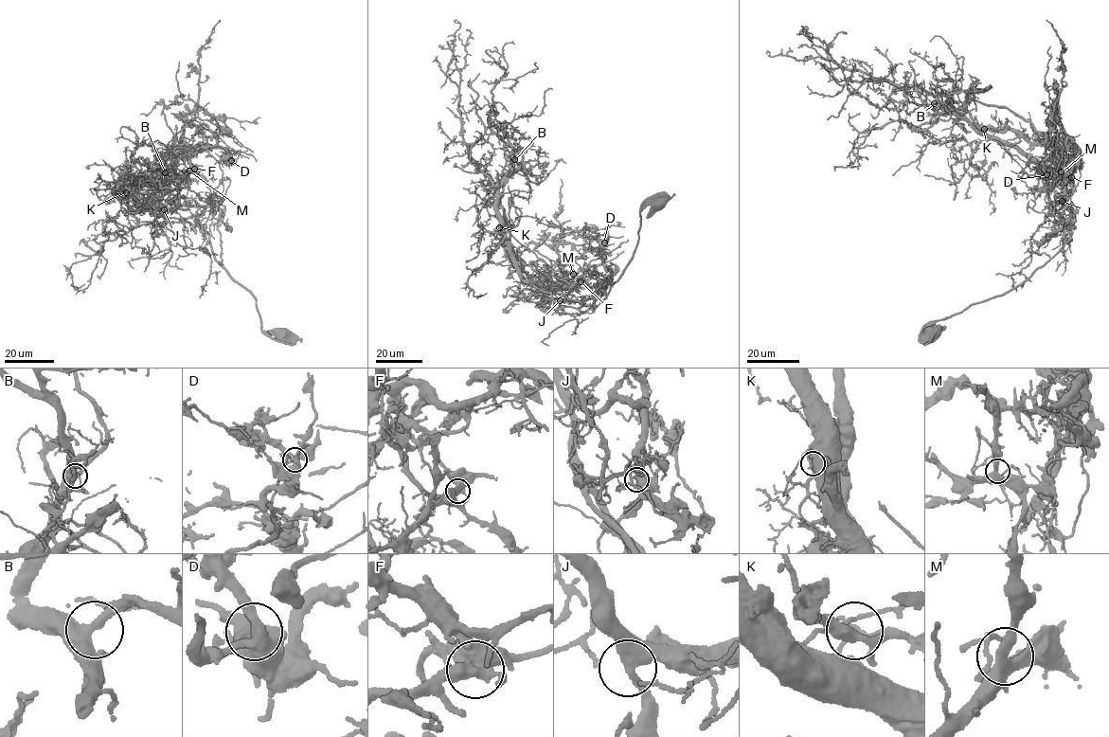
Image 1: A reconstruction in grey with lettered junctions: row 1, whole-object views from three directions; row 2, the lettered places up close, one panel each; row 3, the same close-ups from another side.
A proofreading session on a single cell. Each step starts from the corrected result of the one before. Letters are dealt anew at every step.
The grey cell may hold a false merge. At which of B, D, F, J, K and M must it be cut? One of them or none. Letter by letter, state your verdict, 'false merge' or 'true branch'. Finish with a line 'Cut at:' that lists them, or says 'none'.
B: true branch
D: true branch
F: false merge
J: true branch
K: true branch
M: true branch
Cut at: F

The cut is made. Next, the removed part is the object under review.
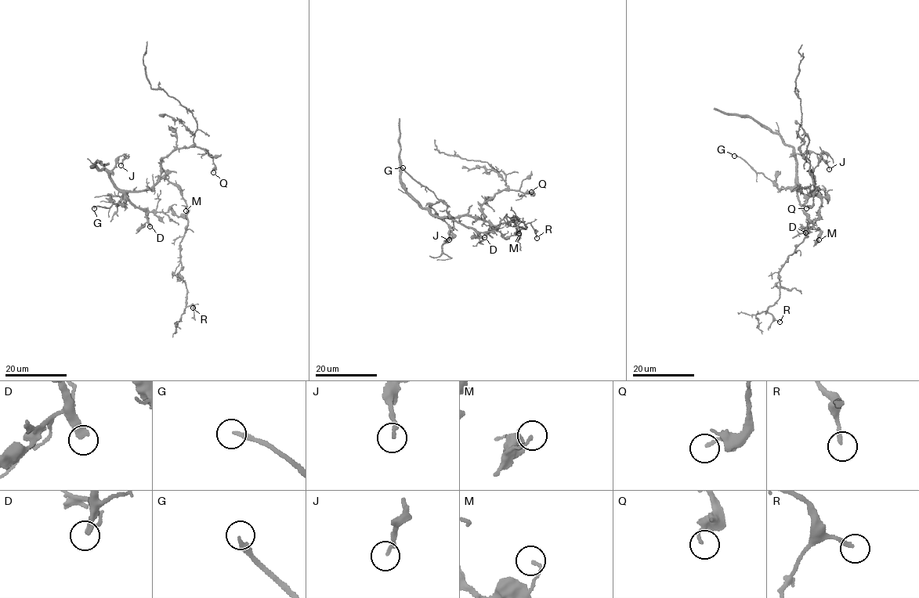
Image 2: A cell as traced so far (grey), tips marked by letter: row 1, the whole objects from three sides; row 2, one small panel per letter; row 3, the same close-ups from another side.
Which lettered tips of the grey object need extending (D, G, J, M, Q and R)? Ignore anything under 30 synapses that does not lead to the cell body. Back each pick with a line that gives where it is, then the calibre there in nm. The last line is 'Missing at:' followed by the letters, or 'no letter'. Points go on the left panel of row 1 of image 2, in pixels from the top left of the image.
D: at (150, 226); 320 nm thick
G: at (94, 208); 190 nm thick
Missing at: D, G

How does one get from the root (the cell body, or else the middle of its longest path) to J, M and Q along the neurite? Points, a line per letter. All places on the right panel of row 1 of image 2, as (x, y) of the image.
J: (814, 185), (814, 192), (811, 194), (801, 192), (796, 181), (795, 154), (819, 154), (829, 169)
M: (814, 185), (811, 194), (802, 192), (797, 184), (796, 188), (809, 227), (819, 232), (816, 243), (819, 239)
Q: (814, 185), (814, 175), (811, 171), (815, 190), (812, 204), (806, 208)

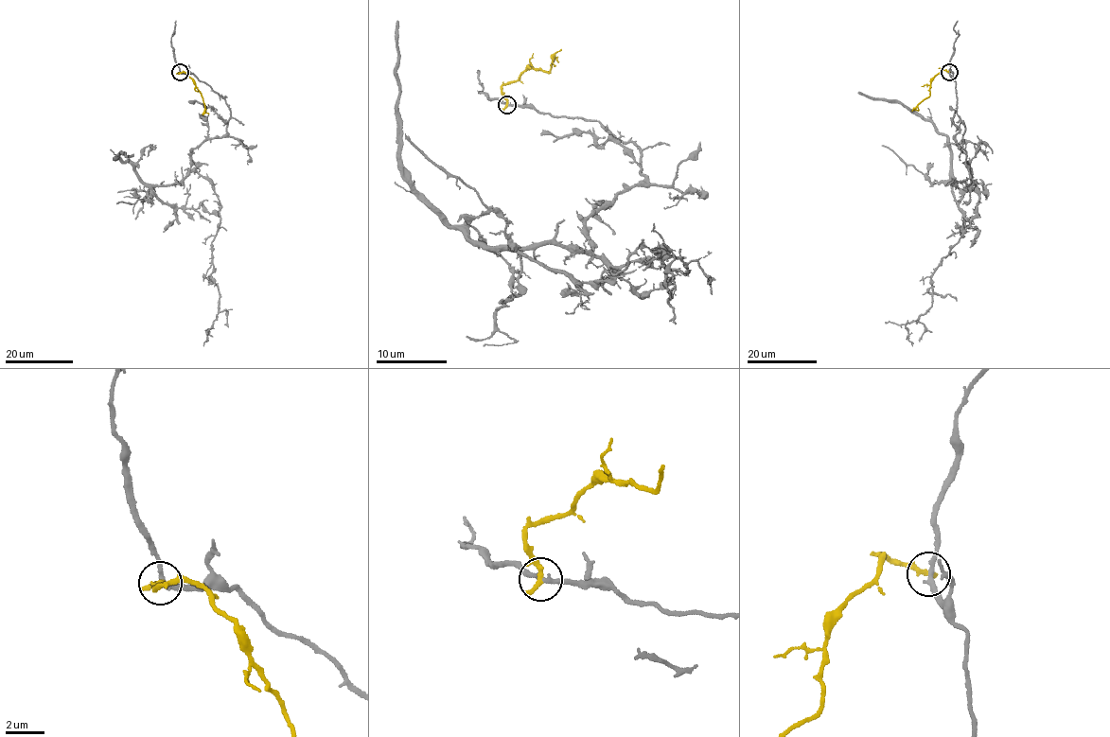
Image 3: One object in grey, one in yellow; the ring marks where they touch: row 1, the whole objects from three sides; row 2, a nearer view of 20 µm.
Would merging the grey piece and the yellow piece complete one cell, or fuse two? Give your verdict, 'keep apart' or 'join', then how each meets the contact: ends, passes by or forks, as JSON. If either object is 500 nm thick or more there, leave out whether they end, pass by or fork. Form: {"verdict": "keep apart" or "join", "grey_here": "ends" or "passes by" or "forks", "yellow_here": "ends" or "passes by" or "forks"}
{"verdict": "keep apart", "grey_here": "passes by", "yellow_here": "ends"}

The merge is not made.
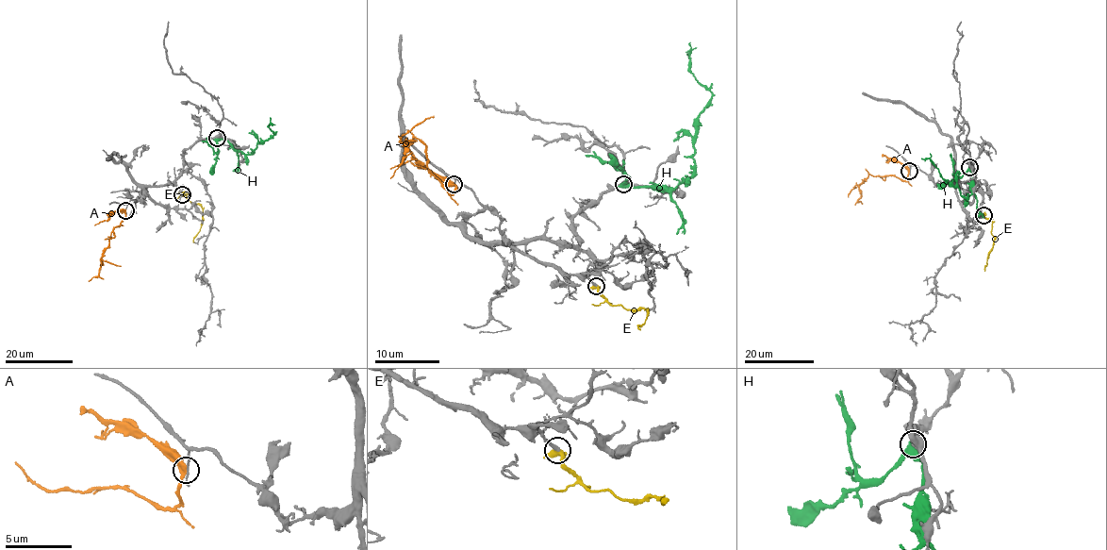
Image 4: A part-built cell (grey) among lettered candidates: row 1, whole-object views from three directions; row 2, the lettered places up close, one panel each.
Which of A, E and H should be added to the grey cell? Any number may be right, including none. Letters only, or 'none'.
E

